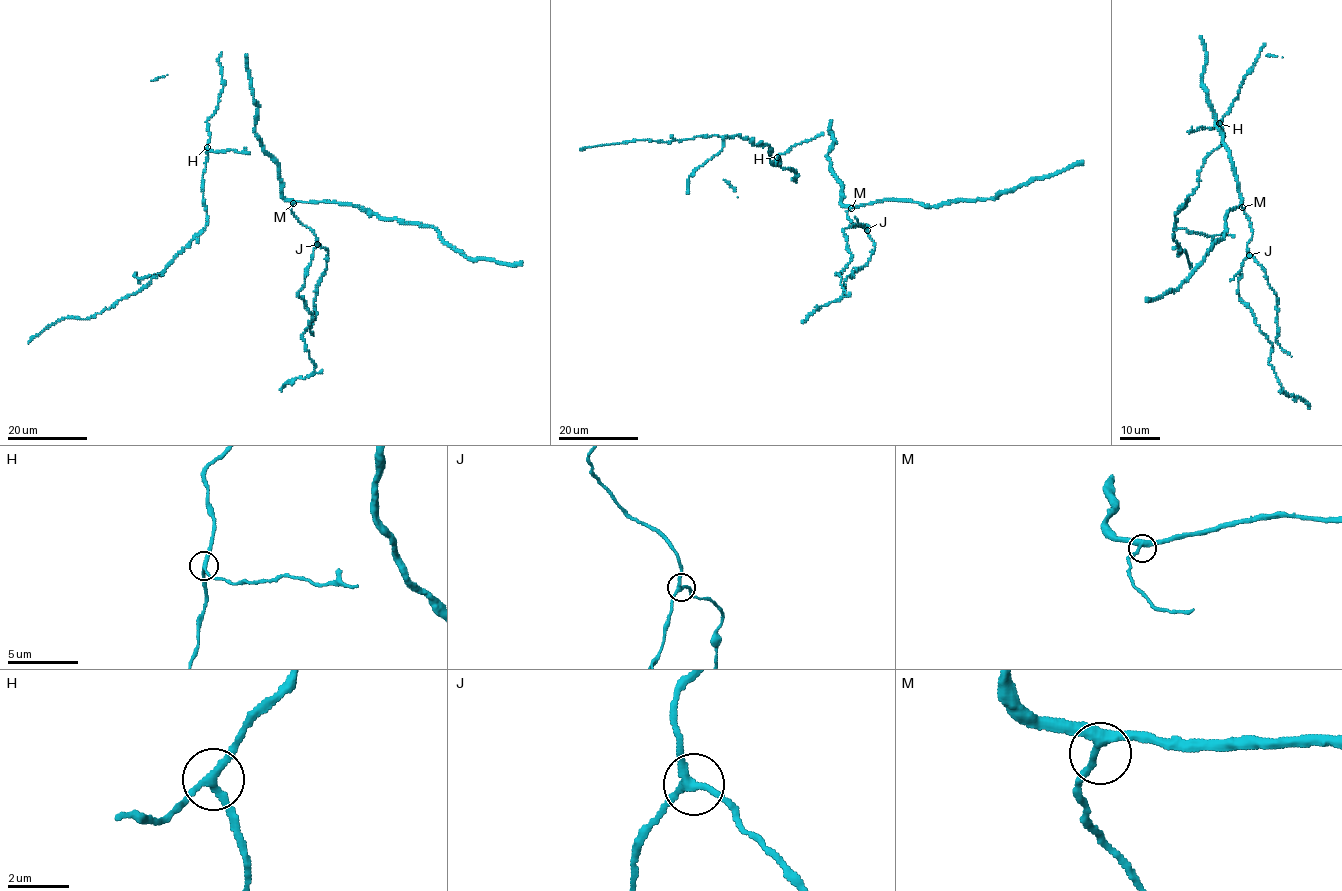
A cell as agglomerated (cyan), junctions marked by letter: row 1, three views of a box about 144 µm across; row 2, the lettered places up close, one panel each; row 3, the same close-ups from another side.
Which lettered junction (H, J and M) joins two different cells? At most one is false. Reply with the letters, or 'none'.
none

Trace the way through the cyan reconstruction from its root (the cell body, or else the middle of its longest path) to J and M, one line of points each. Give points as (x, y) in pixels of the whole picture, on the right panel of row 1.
J: (1214, 124), (1233, 163), (1241, 203), (1250, 222), (1249, 255)
M: (1214, 124), (1233, 163), (1242, 207)

